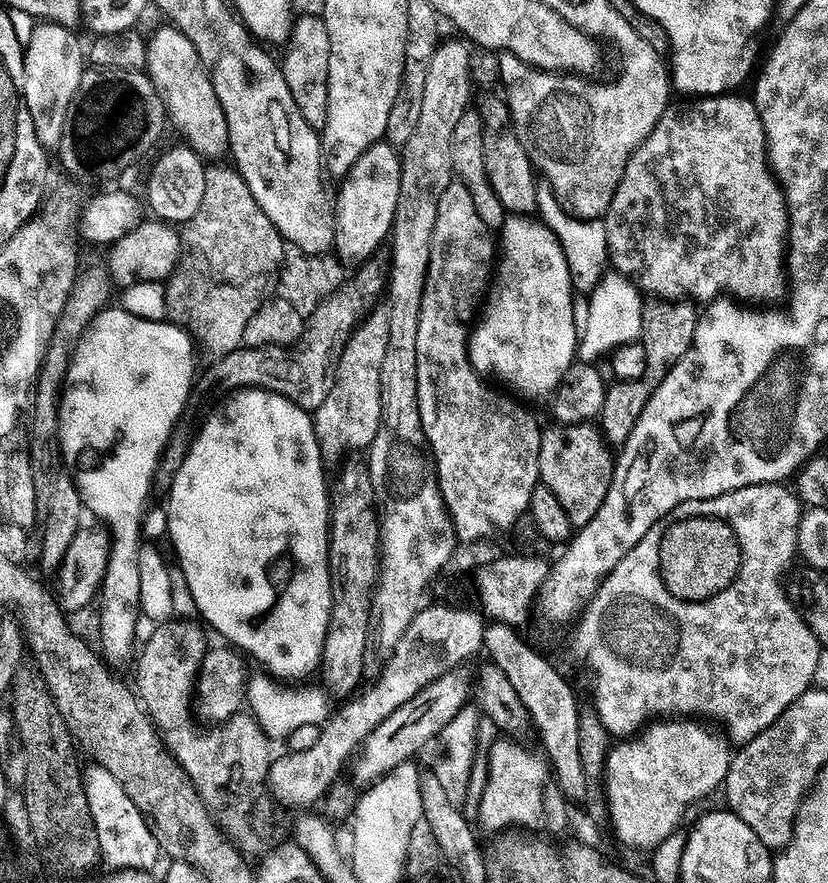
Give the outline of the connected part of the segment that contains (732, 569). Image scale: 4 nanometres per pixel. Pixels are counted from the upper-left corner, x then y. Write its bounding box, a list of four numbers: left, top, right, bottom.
[660,518,744,602]

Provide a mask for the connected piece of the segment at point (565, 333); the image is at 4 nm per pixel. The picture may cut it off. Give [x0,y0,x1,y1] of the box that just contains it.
[468,215,578,400]

